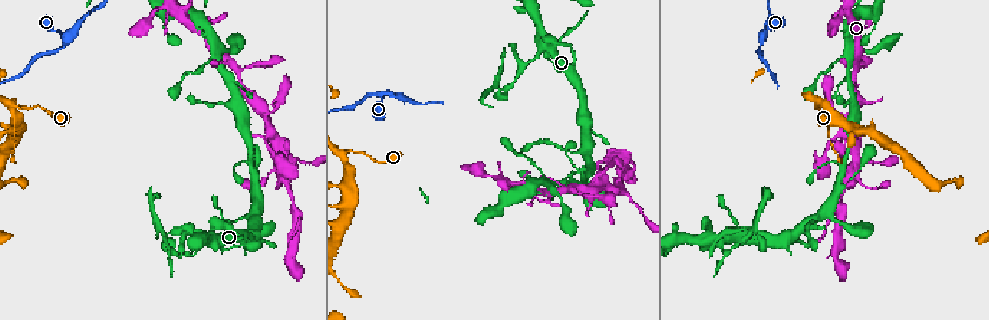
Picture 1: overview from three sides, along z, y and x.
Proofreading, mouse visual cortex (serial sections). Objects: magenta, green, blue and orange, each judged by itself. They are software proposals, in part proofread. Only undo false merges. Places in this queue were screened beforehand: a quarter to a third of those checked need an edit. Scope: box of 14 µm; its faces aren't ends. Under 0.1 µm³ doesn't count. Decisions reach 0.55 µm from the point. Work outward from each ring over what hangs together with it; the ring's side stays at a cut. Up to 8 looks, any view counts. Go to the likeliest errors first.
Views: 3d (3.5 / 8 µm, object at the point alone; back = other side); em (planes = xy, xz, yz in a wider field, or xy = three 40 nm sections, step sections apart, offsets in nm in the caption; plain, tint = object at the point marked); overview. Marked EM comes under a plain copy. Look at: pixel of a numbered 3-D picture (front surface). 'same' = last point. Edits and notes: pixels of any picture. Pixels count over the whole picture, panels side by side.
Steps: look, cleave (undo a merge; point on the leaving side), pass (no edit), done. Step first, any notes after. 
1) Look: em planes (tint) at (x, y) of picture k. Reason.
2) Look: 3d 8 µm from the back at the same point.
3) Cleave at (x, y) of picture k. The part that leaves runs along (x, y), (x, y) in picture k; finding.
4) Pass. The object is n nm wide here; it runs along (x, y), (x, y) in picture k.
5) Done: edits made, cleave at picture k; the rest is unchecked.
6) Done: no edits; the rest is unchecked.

Look: 3d 3.5 µm at (536, 52) of picture 1. Calibre changes.

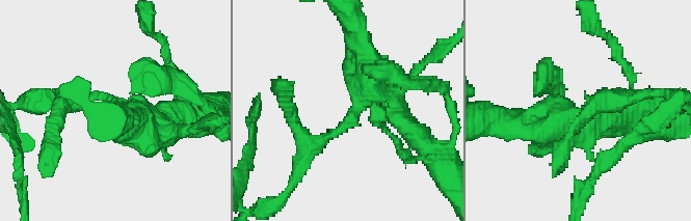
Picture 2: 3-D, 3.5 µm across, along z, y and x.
Look: em xy step 5 (tint) at (348, 113) of picture 2. The arms are 200, 350 nm wide; now the EM.

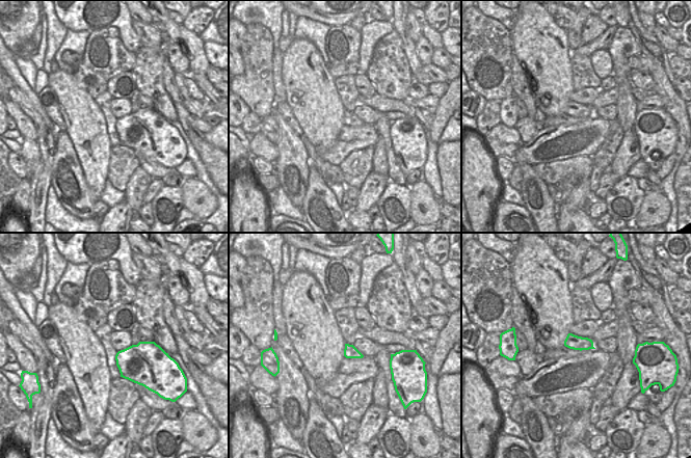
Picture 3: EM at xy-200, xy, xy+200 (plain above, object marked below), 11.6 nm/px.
Cleave at (69, 108) of picture 2. The part that leaves runs along (344, 126), (306, 152), (281, 199) in picture 2; a second cell is stuck on.

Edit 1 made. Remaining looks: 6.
Look: overview.

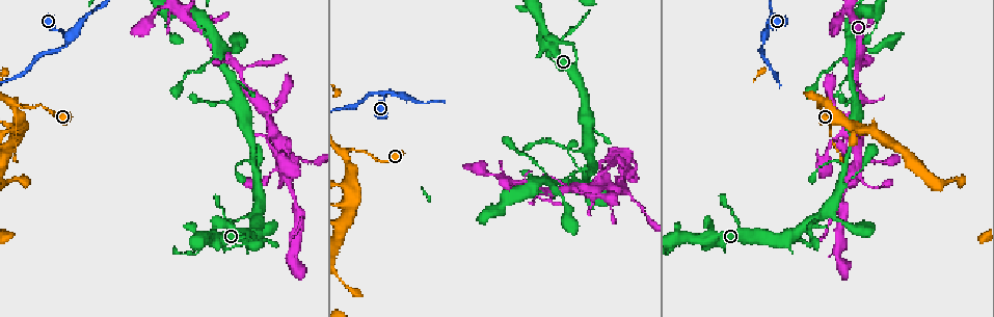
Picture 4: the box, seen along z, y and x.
Look: 3d 3.5 µm from the back at (346, 154) of picture 4. Arms part here.

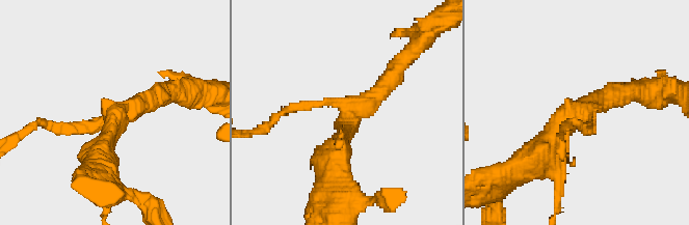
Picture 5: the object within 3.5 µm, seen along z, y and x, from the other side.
Look: em xy step 5 (tint) at (116, 117) of picture 5.

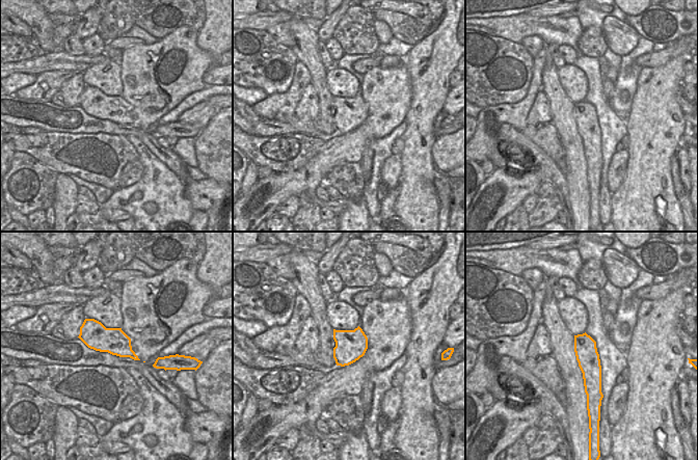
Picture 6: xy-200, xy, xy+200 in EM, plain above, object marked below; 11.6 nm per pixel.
Pass. The object is 360 nm wide here; it runs along (285, 112), (323, 102), (348, 109), (333, 158) in picture 5; continuous, no second cell.

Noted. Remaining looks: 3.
Look: 3d 3.5 µm at (398, 94) of picture 4. Two arms in line, one across.

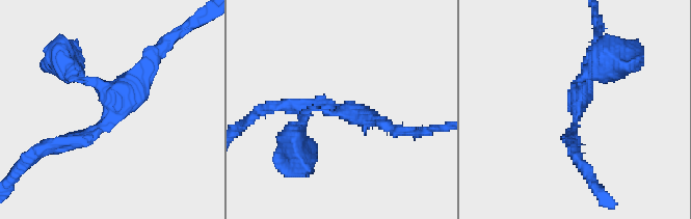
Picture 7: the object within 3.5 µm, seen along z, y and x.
Look: em xy step 2 (tint) at (111, 94) of picture 7. 3 arms meet here; the arms are 150, 150, 200 nm wide.

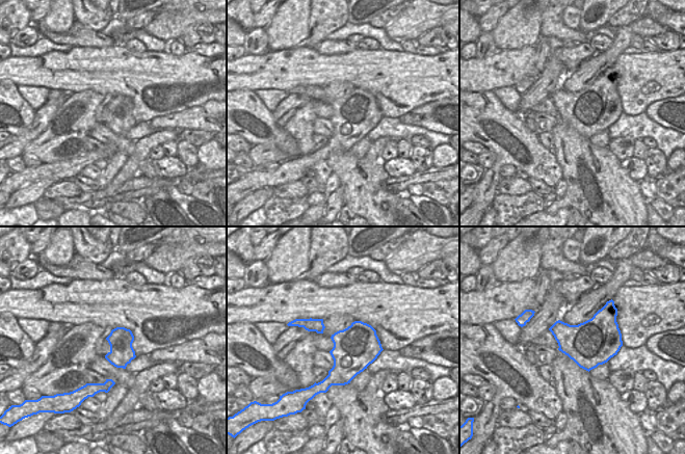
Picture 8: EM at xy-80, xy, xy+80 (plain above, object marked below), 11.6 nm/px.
Pass. It runs along (598, 66), (577, 79), (572, 136) in picture 7; one cell here.

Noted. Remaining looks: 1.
Done: edits made, cleave at picture 2; the rest is unchecked.

